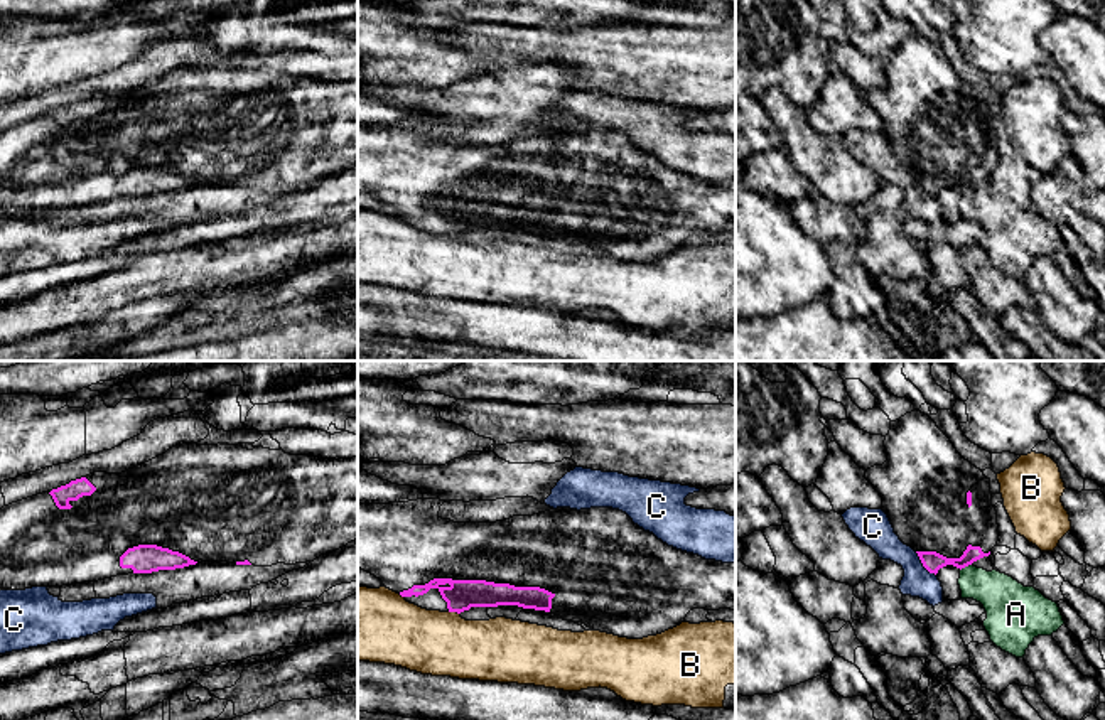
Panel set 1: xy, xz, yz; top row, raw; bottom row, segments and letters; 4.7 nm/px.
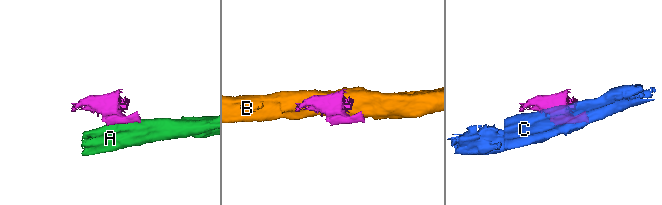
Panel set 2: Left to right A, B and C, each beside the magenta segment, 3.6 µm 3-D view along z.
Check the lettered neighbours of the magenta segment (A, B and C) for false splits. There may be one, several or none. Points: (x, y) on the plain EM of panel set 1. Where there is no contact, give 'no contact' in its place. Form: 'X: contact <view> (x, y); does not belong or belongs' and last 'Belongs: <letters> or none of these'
A: contact yz (965, 188); does not belong
B: contact xz (454, 233); does not belong
C: contact yz (923, 188); does not belong
Belongs: none of these

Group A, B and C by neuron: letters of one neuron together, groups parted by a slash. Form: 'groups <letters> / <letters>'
groups A / B / C

